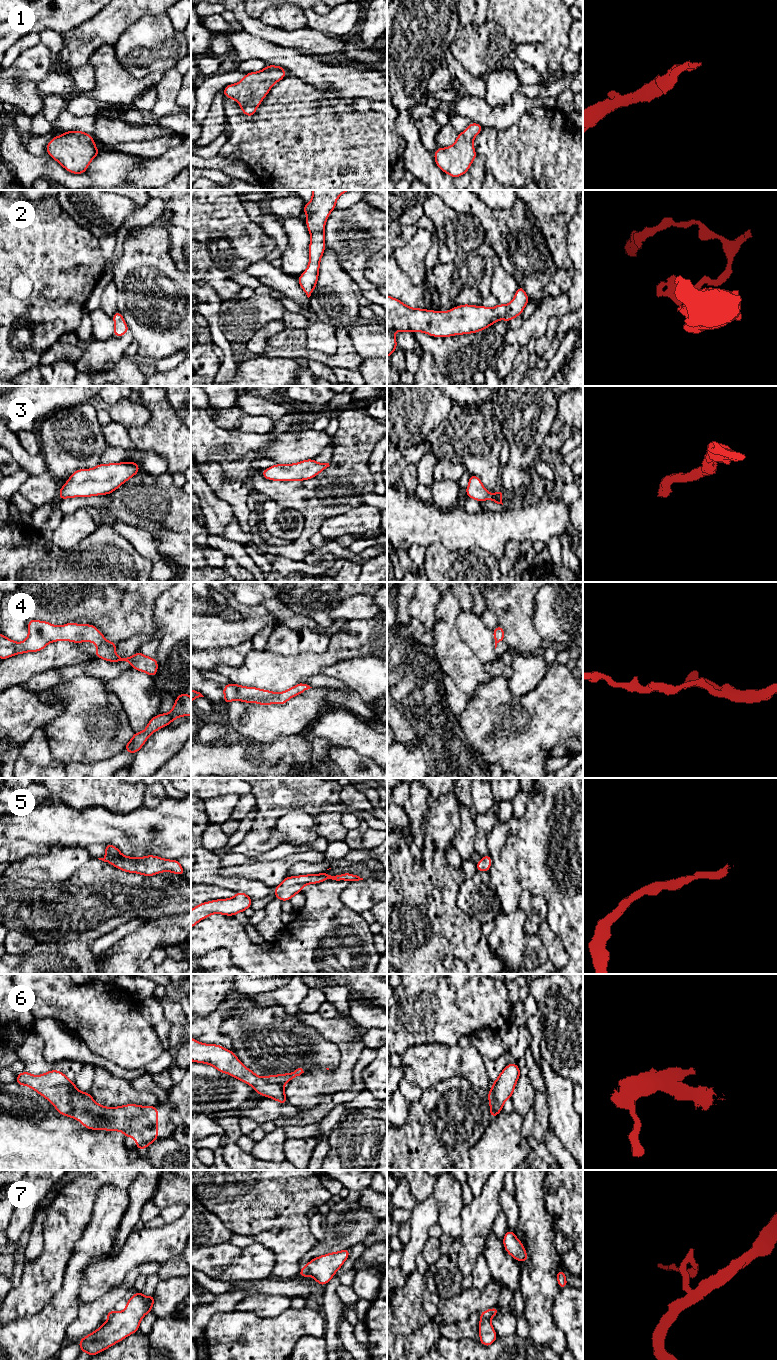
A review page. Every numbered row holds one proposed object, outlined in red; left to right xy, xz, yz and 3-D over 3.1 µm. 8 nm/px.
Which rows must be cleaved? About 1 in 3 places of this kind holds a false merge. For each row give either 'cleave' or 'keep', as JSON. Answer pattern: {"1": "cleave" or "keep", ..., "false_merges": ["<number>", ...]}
{"1": "keep", "2": "keep", "3": "keep", "4": "keep", "5": "keep", "6": "cleave", "7": "cleave", "false_merges": ["6", "7"]}

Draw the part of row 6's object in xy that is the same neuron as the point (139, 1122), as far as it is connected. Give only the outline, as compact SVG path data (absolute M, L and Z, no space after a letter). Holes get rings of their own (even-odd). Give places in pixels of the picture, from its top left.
M78 1091L71 1098L69 1117L79 1120L91 1130L120 1131L136 1141L136 1149L144 1150L158 1139L158 1107L126 1104L104 1107L88 1092Z

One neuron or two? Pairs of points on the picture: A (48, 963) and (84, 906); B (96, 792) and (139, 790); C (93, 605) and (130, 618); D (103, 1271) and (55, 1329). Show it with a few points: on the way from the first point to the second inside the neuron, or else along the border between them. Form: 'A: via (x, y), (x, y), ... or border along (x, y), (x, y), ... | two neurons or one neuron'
A: border along (85, 942), (56, 941), (39, 943) | two neurons
B: via (107, 792), (128, 792) | one neuron
C: via (102, 605), (117, 605), (121, 609) | one neuron
D: border along (83, 1277), (79, 1293), (79, 1305) | two neurons

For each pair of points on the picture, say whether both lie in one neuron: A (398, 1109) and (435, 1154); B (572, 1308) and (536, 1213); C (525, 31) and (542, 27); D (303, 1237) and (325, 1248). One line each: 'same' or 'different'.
A: different
B: different
C: same
D: different

